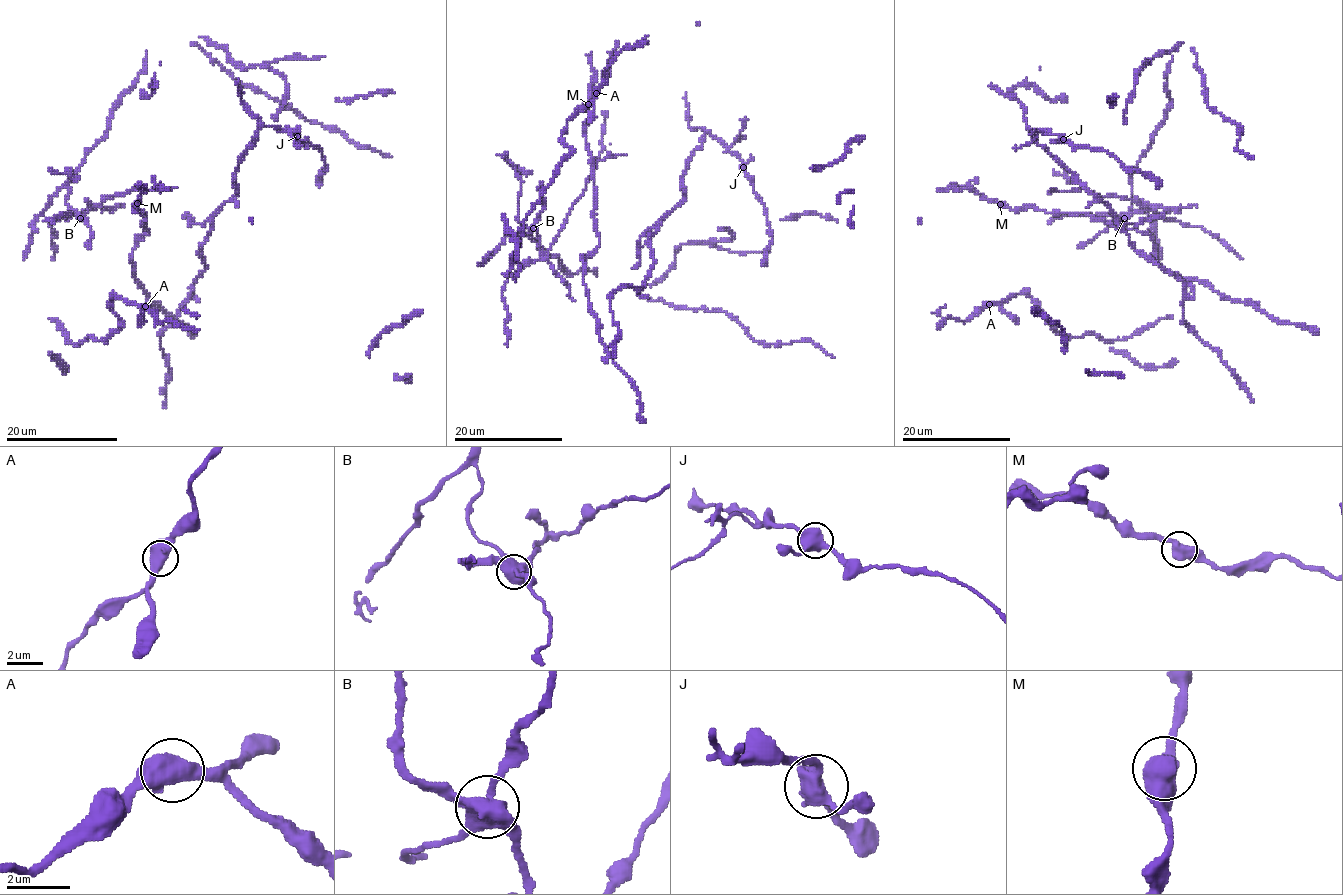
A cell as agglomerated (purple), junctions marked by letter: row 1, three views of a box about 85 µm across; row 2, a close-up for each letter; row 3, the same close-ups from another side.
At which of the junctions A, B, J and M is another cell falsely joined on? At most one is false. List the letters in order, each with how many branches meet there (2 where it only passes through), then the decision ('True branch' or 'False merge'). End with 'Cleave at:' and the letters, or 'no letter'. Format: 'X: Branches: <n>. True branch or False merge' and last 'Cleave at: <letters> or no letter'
A: Branches: 3. True branch
B: Branches: 4. False merge
J: Branches: 3. True branch
M: Branches: 2. True branch
Cleave at: B

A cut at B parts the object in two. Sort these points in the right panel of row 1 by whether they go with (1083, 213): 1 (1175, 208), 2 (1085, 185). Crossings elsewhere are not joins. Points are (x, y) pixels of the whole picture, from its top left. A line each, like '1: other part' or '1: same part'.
1: other part
2: same part

